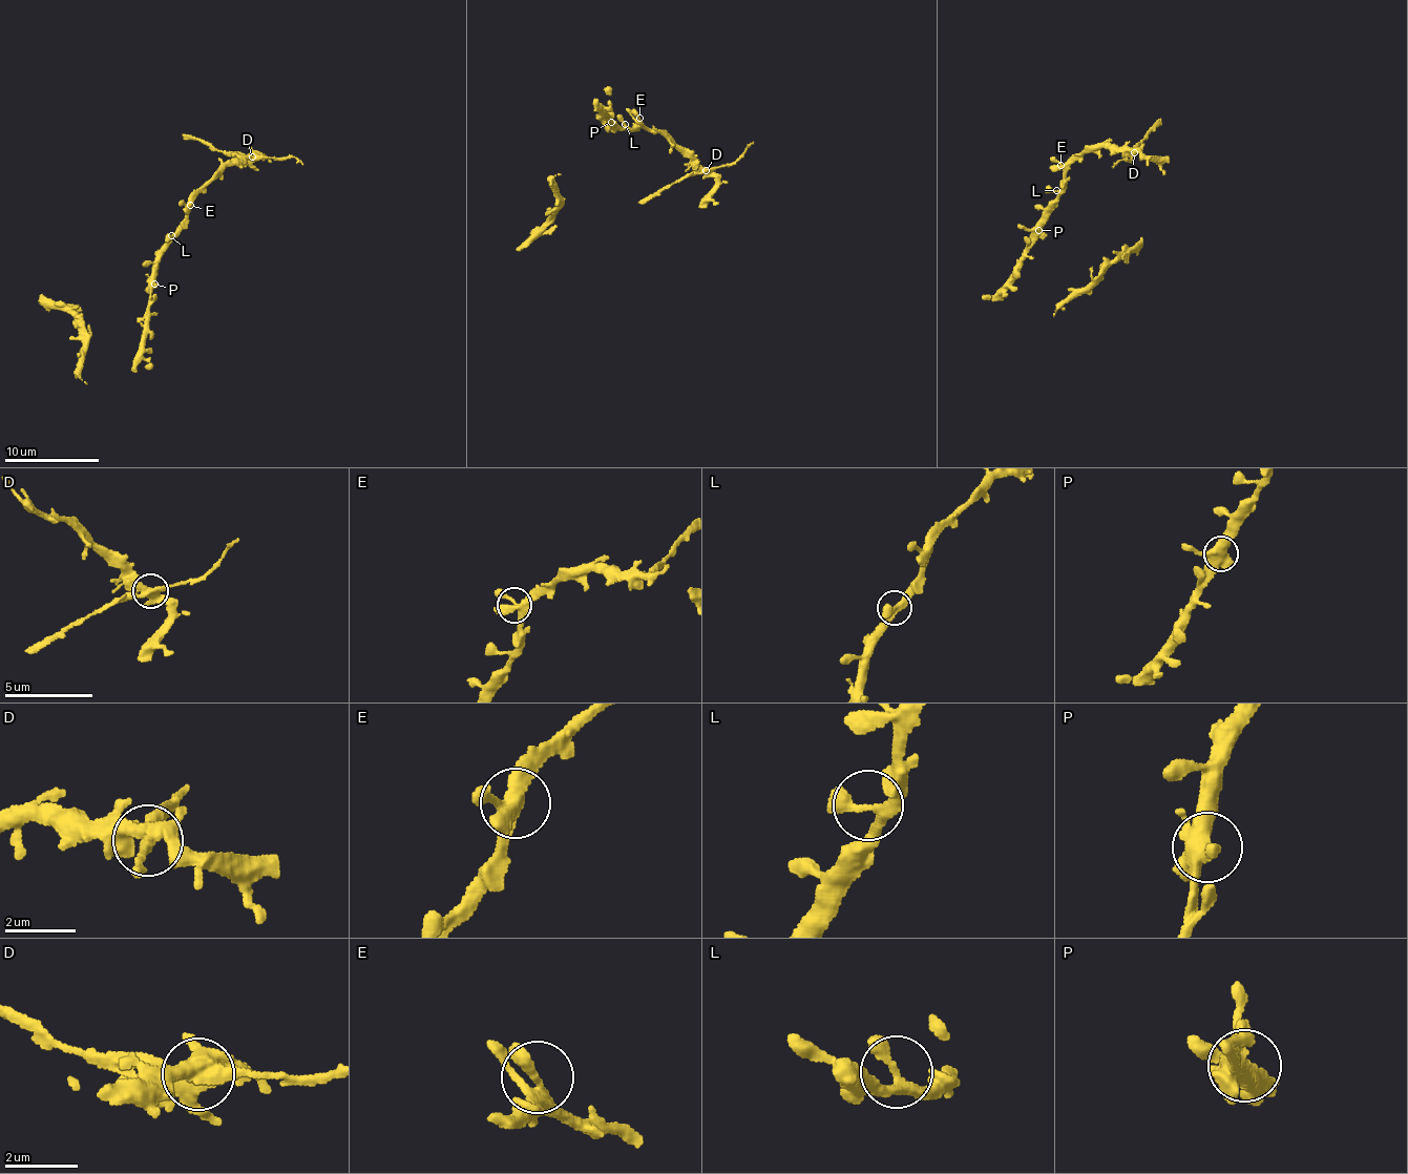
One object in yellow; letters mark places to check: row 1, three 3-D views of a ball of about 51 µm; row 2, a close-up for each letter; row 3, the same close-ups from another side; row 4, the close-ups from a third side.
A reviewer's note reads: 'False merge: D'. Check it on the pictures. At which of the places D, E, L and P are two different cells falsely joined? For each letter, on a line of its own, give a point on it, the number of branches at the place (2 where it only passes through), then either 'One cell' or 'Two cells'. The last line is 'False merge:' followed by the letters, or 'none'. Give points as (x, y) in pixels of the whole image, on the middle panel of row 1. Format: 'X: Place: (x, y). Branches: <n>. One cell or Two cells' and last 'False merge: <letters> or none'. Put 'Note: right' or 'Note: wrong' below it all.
D: Place: (706, 170). Branches: 5. Two cells
E: Place: (639, 118). Branches: 4. One cell
L: Place: (625, 124). Branches: 2. One cell
P: Place: (611, 122). Branches: 5. One cell
False merge: D
Note: right

